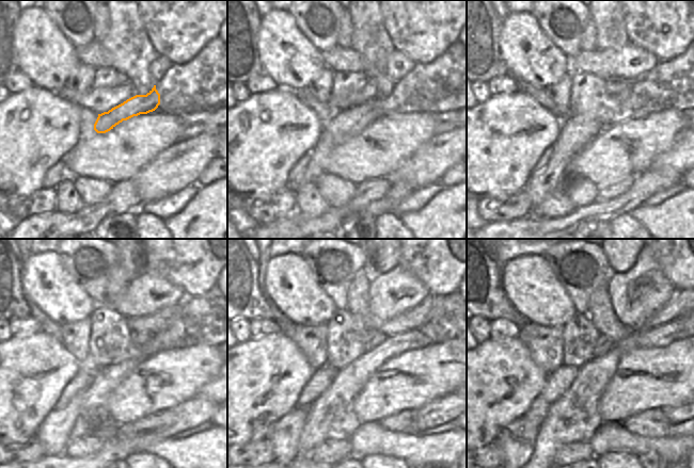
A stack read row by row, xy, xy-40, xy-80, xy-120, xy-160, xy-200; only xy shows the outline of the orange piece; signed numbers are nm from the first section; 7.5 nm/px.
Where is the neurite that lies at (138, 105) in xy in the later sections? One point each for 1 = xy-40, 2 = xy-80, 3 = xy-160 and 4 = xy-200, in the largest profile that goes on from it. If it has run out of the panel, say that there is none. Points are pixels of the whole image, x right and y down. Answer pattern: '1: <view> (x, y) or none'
1: xy-40 (343, 126)
2: xy-80 (577, 131)
3: xy-160 (284, 434)
4: xy-200 (517, 440)

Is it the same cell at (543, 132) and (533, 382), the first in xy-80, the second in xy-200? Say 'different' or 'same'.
same

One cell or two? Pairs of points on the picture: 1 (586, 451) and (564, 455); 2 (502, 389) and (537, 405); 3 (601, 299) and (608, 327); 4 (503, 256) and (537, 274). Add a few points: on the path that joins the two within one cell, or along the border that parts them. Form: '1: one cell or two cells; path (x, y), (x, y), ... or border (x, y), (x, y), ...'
1: one cell; path (581, 451), (569, 454)
2: two cells; border (539, 394), (522, 416)
3: one cell; path (601, 306), (601, 315), (604, 320)
4: two cells; border (535, 254), (524, 254), (511, 258), (505, 264)

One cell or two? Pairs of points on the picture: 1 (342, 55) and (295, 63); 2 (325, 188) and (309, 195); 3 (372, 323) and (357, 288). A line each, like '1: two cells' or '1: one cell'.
1: two cells
2: two cells
3: one cell

